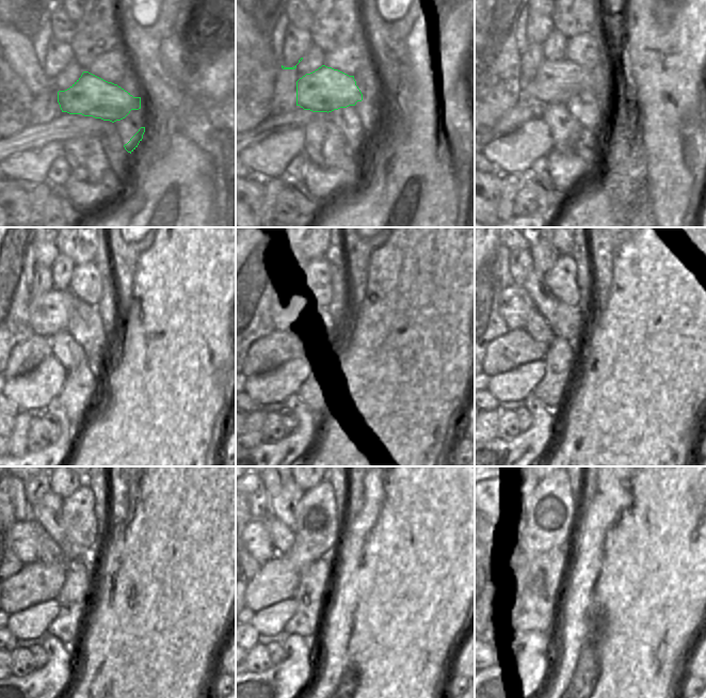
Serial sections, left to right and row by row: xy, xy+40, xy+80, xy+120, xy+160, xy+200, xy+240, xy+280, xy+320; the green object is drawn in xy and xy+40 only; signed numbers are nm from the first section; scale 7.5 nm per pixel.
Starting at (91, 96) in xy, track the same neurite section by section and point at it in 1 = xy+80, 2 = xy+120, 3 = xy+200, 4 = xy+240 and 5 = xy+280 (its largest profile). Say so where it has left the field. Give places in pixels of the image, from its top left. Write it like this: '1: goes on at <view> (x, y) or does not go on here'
1: goes on at xy+80 (551, 82)
2: goes on at xy+120 (50, 312)
3: goes on at xy+200 (516, 307)
4: goes on at xy+240 (31, 542)
5: goes on at xy+280 (263, 539)

